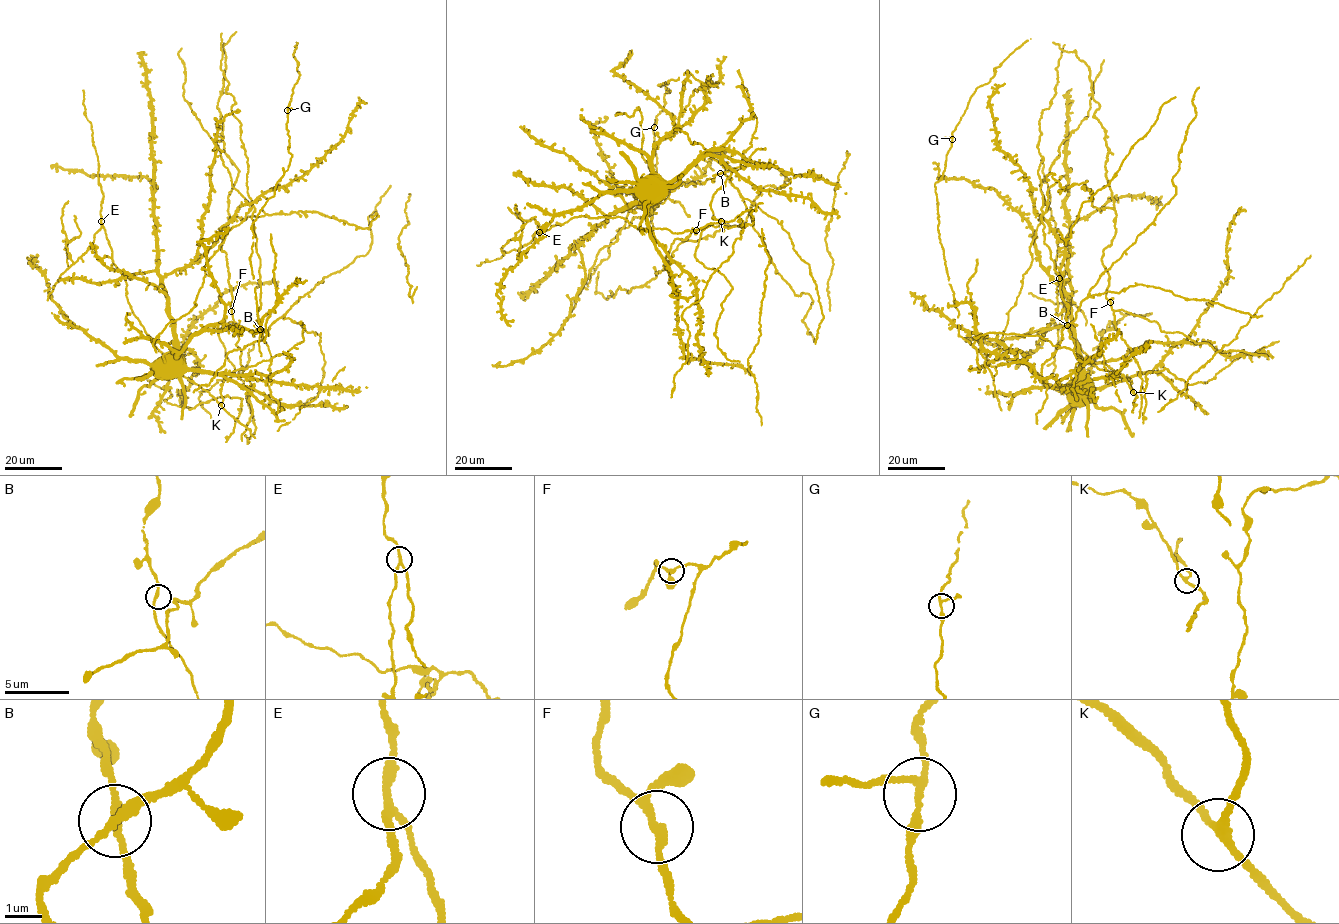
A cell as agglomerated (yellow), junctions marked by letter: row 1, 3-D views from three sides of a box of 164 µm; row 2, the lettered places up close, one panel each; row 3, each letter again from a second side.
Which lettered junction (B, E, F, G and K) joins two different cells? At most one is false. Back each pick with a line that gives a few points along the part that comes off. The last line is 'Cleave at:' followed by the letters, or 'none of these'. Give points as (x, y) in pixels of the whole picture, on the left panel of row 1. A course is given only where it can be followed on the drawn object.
E: course (101, 221), (92, 247), (73, 262), (65, 242), (80, 234), (74, 215)
Cleave at: E

